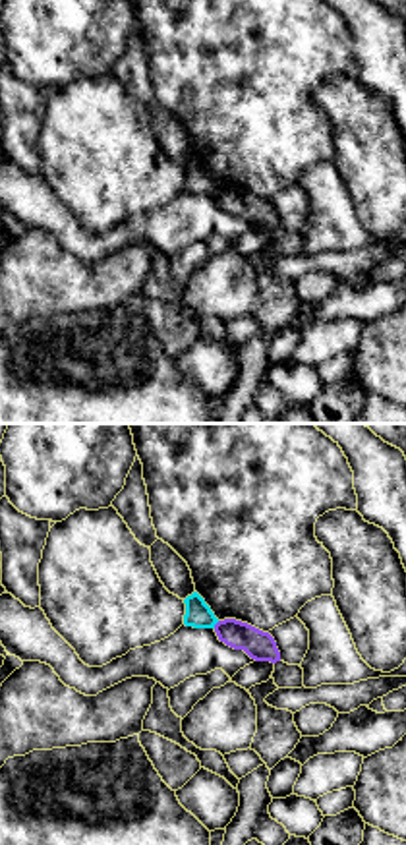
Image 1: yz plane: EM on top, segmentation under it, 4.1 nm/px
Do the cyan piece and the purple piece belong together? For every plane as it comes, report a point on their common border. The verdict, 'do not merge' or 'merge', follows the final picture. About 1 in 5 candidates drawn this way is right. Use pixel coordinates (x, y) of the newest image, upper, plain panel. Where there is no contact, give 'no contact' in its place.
meets cyan at (215, 190)

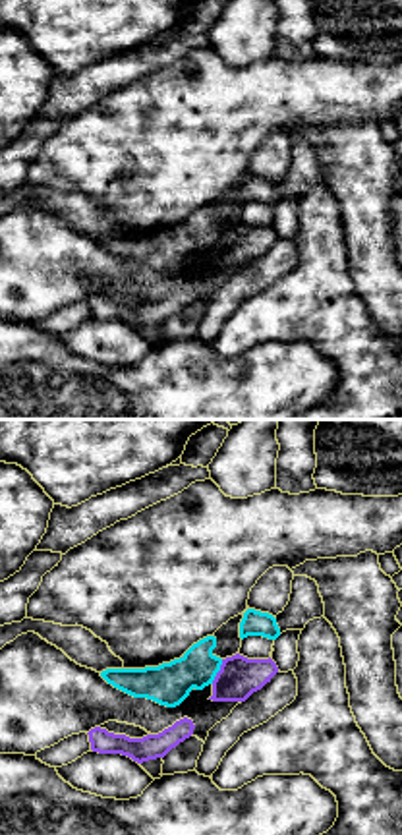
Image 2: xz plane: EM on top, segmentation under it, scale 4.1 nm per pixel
meets cyan at (217, 238)

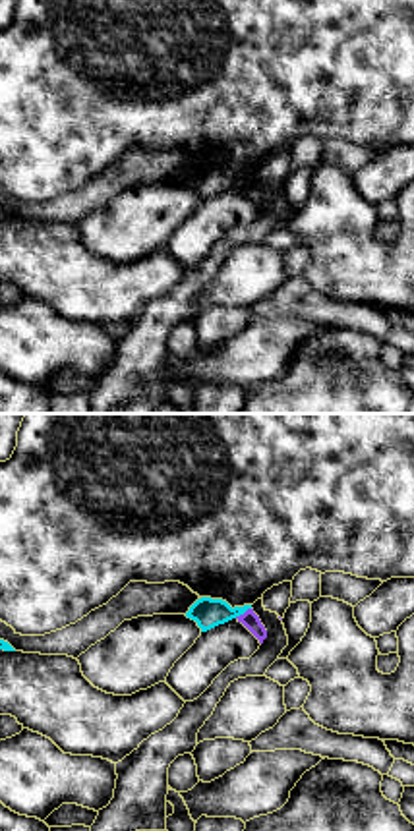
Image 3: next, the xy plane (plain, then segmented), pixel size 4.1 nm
meets cyan at (242, 180)

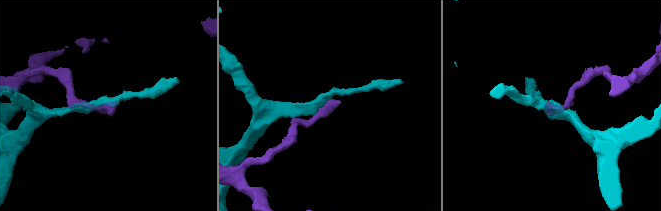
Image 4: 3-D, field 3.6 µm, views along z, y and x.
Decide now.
do not merge

